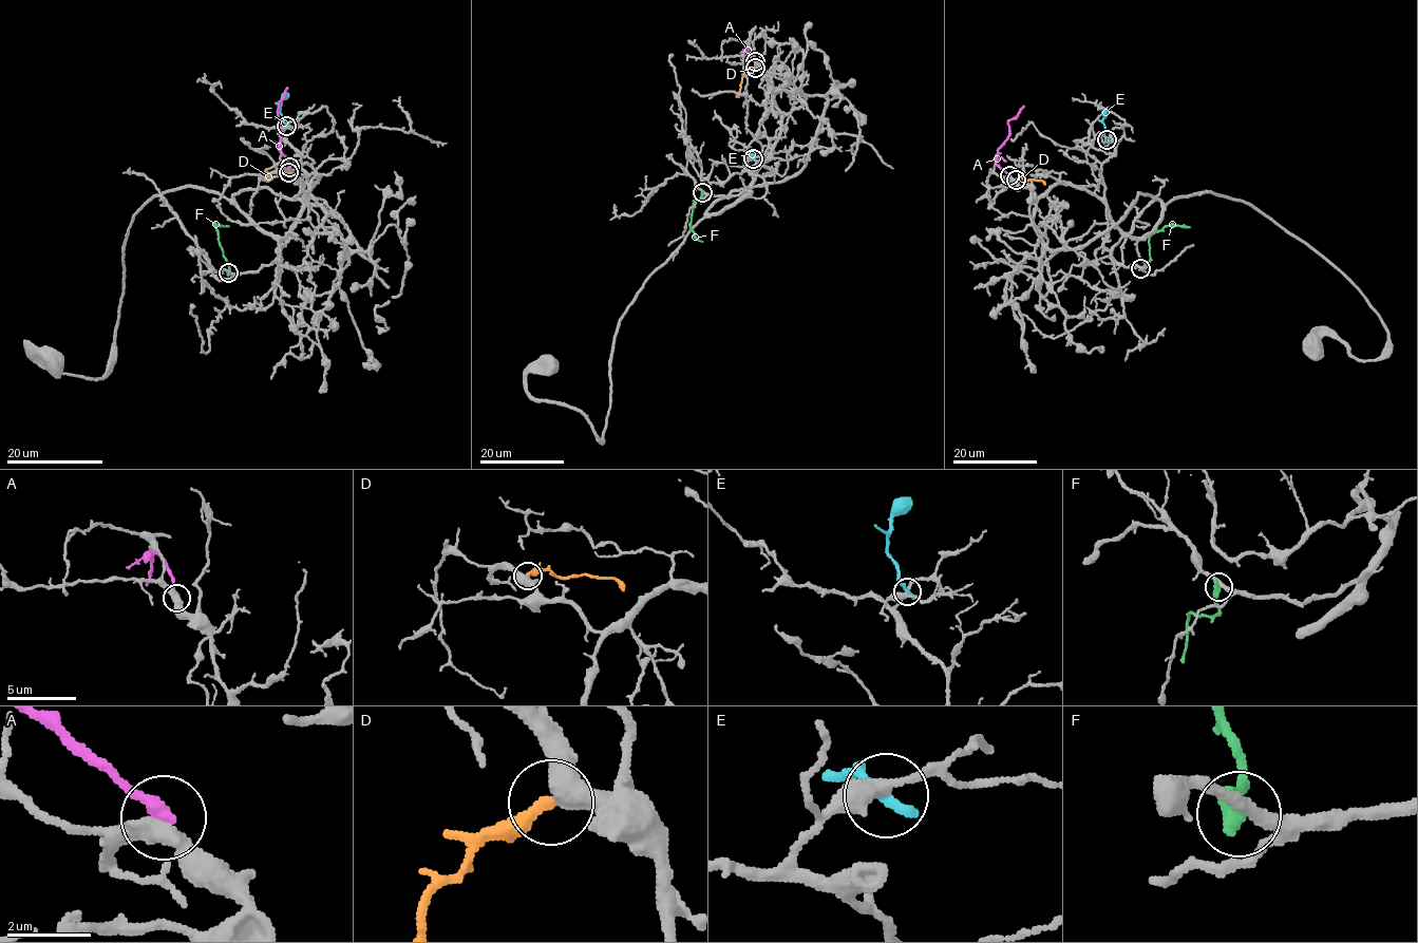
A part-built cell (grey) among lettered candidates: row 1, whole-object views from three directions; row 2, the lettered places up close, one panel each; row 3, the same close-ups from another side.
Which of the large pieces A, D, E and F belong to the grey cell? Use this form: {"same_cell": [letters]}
{"same_cell": ["D"]}

